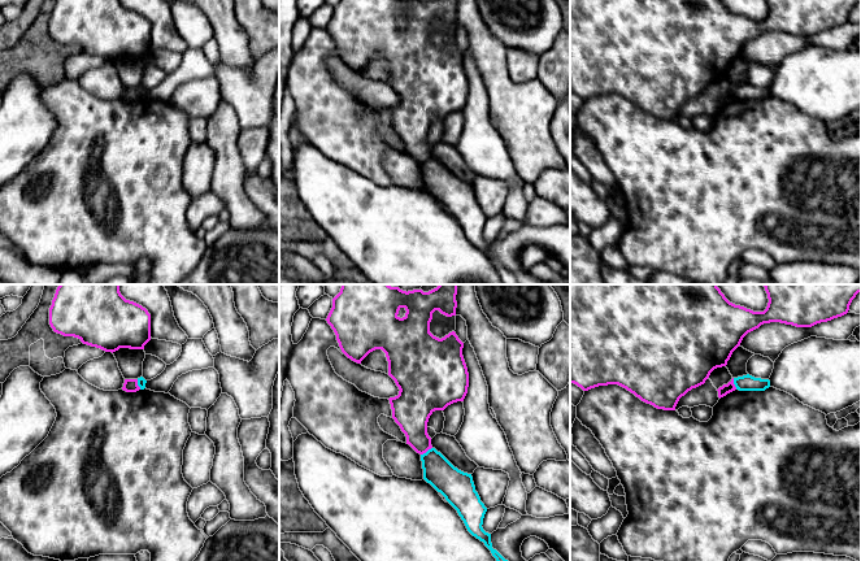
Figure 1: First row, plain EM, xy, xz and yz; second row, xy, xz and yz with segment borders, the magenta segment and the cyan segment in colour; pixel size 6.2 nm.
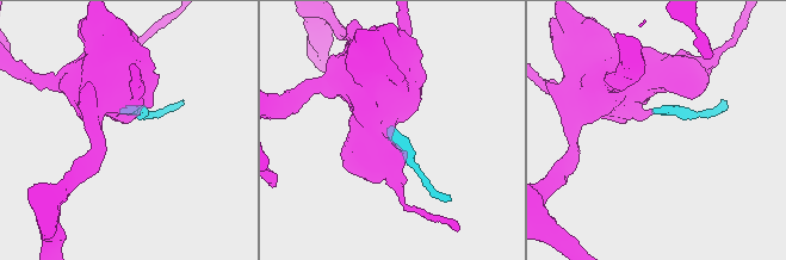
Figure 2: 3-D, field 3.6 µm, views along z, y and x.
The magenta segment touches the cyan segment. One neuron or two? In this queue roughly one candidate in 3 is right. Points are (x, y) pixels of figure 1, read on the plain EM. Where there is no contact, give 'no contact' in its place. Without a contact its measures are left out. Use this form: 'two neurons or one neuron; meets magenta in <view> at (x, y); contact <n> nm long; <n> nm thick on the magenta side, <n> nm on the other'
one neuron; meets magenta in xz at (426, 160); contact 90 nm long; 220 nm thick on the magenta side, 190 nm on the other

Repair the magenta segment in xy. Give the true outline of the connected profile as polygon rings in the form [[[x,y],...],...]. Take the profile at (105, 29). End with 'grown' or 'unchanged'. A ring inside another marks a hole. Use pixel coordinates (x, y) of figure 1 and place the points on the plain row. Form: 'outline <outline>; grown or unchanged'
outline [[[56,0],[49,34],[57,43],[78,47],[83,53],[112,62],[119,57],[144,58],[151,49],[151,23],[142,14],[126,9],[119,0]]]; unchanged

